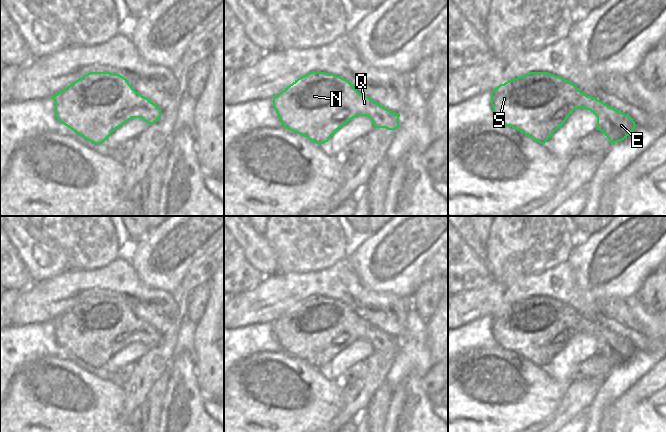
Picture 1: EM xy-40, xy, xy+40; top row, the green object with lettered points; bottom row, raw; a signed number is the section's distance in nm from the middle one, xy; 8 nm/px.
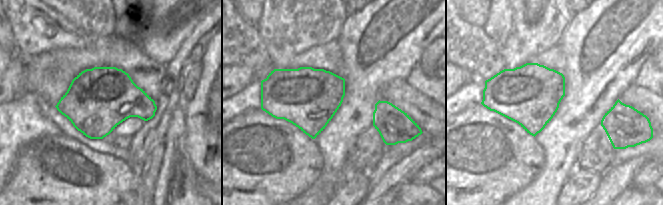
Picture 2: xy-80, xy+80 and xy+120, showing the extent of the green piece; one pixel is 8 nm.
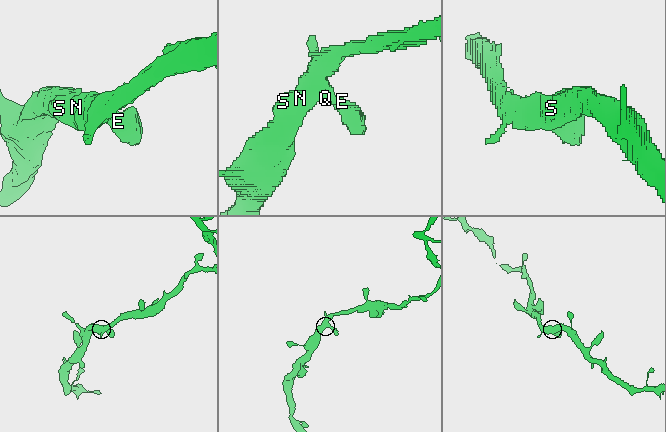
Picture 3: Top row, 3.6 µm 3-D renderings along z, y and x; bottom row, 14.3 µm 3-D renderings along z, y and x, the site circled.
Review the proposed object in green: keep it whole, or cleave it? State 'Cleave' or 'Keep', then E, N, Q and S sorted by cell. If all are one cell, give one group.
Keep. Groups: E N Q S

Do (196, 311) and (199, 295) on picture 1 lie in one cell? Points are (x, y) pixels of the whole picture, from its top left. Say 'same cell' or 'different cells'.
same cell

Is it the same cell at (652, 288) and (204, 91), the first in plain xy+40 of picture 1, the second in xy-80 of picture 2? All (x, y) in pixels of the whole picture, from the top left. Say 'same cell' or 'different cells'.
different cells

